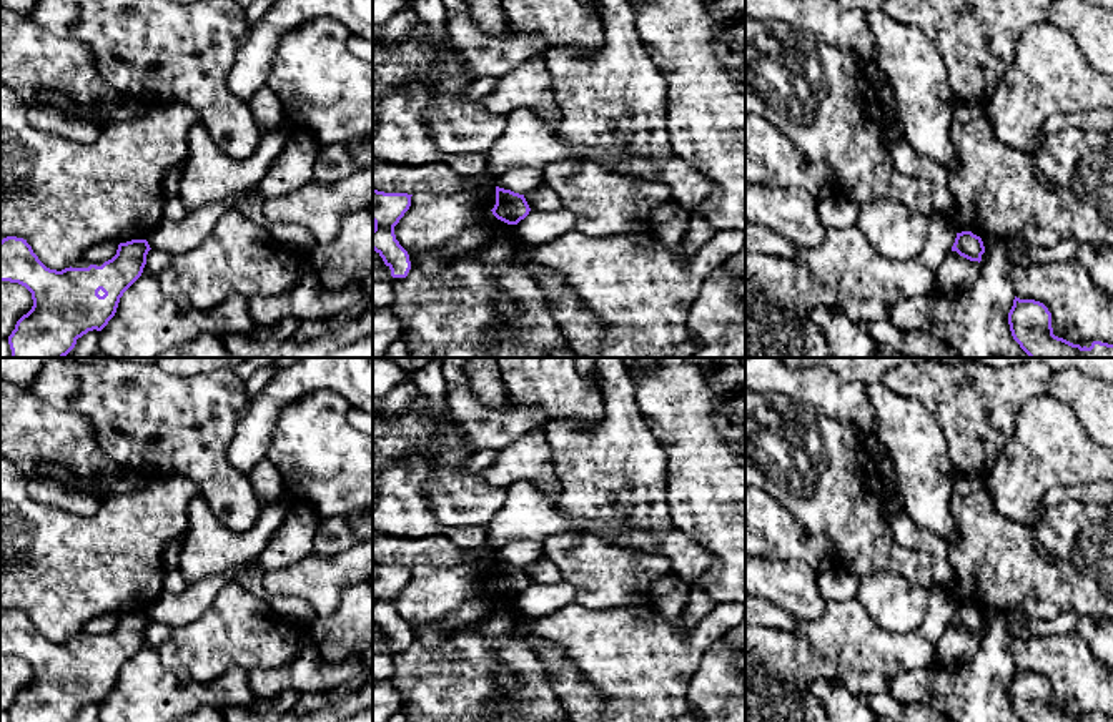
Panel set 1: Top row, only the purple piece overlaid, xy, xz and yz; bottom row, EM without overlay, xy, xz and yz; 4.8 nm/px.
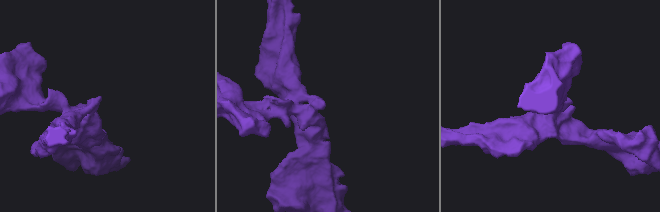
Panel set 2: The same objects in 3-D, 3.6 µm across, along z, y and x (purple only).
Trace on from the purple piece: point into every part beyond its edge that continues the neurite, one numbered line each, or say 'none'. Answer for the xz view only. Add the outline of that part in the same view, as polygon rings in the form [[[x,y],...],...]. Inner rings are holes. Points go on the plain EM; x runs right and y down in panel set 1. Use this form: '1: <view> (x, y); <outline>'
none

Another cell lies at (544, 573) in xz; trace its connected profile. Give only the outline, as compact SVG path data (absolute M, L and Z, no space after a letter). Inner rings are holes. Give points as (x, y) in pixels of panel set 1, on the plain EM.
M542 559L524 567L531 584L549 586L562 581L562 574L554 562Z

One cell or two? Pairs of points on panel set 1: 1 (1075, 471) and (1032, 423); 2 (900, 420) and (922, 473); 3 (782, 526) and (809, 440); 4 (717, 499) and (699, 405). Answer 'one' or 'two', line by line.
1: one
2: one
3: two
4: one

